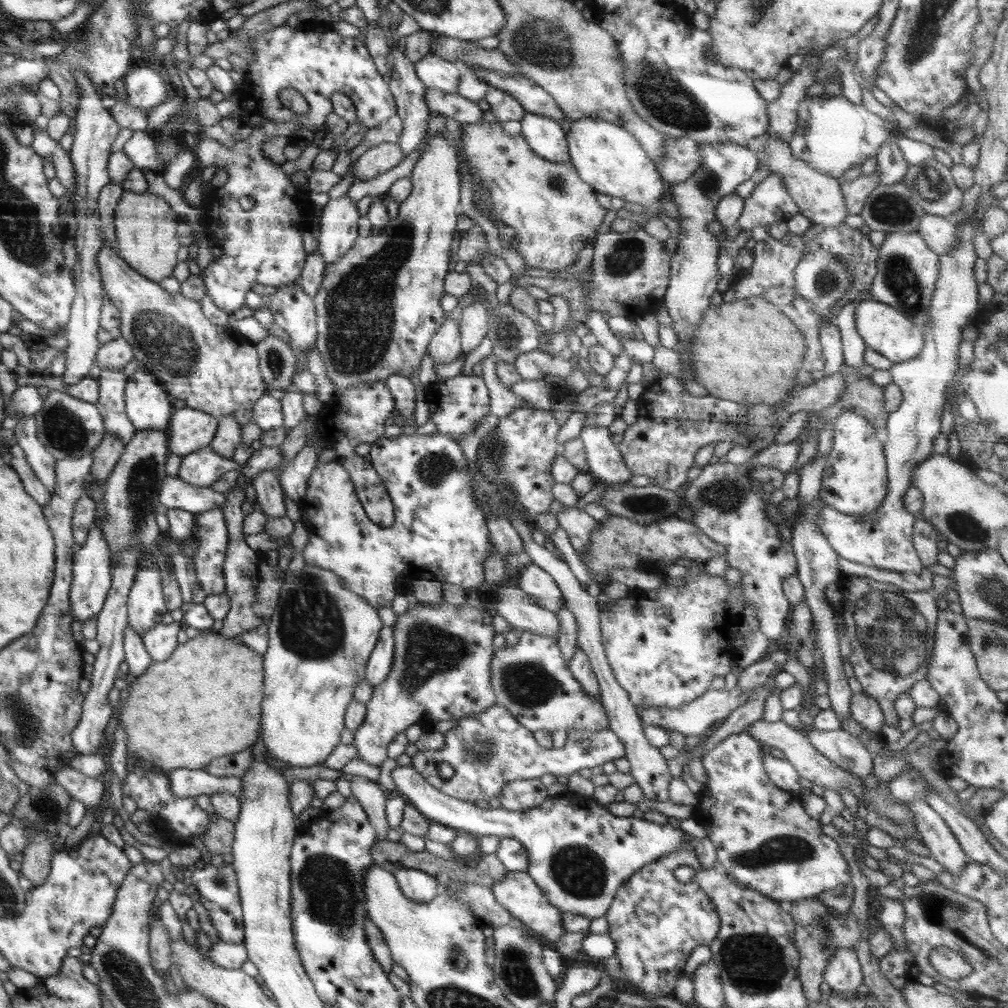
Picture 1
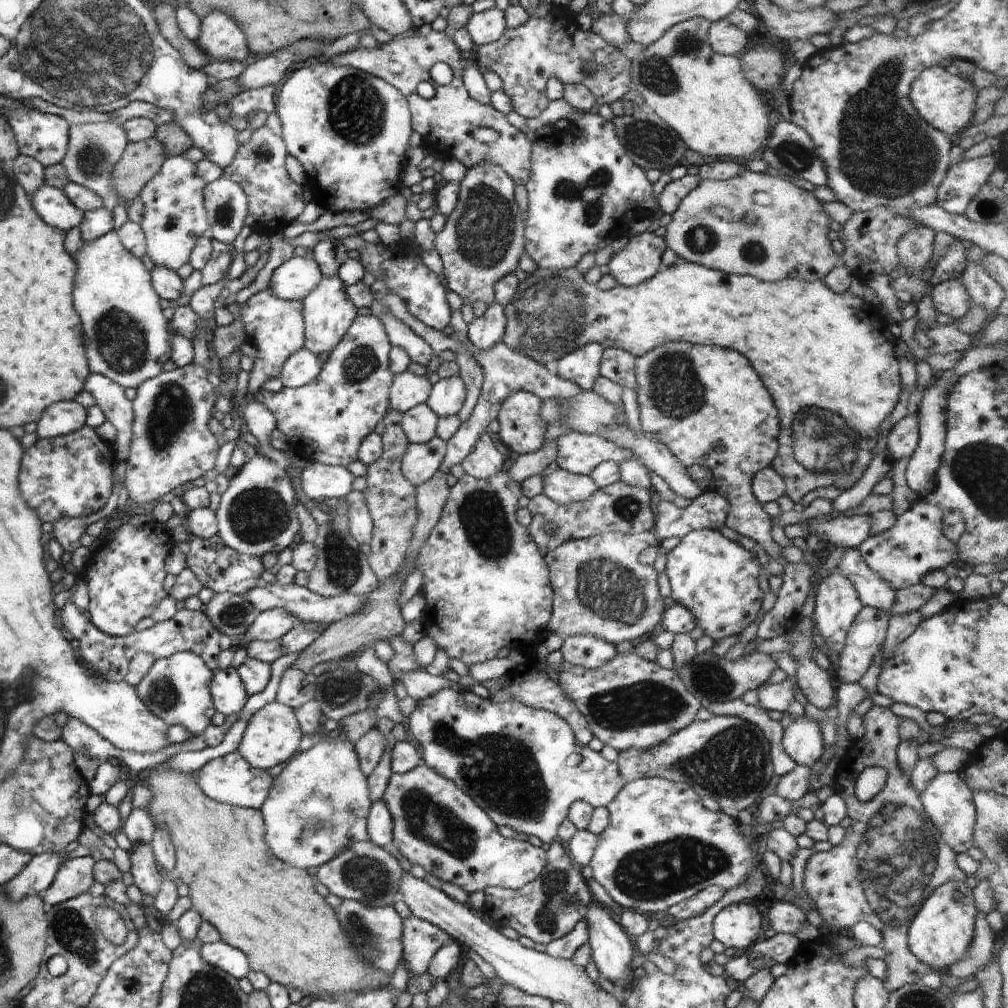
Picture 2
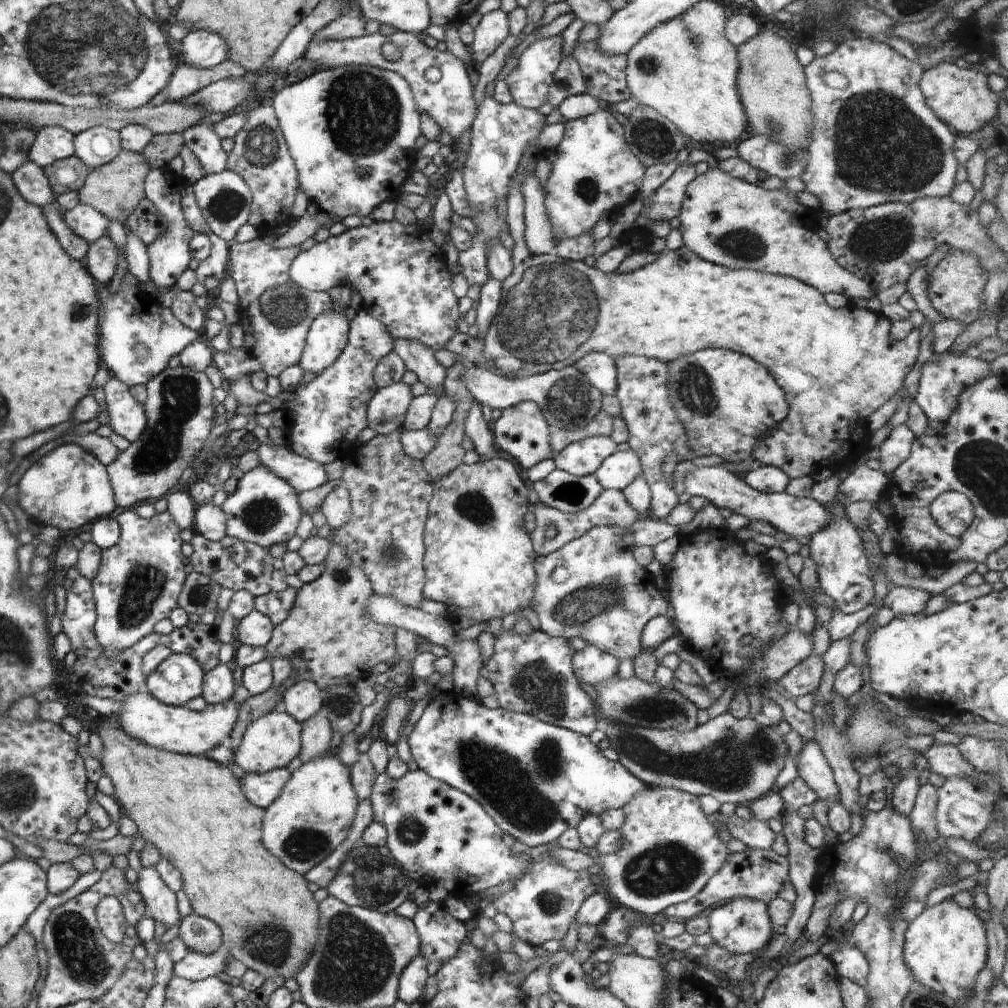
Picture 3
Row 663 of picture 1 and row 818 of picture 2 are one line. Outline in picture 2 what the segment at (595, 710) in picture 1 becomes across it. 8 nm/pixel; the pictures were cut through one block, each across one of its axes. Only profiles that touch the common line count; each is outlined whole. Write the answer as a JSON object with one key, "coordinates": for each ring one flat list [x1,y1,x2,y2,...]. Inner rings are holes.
{"coordinates":[[442,689,432,694,432,696,427,696,424,700,419,700,415,710,408,718,408,728,410,728,412,736,416,738,416,742,422,746,421,760,430,770,440,774,440,776,444,776,444,778,448,778,448,780,452,780,462,792,468,794,482,810,488,813,490,820,497,827,508,826,518,833,522,832,527,834,527,836,536,836,536,838,542,840,543,844,551,844,554,840,557,840,558,828,560,823,567,817,571,804,574,804,577,800,584,800,584,802,588,802,594,808,608,806,626,783,624,778,619,776,617,763,603,759,601,752,594,752,589,745,582,746,578,744,570,726,560,716,556,716,556,714,547,710,524,706,524,704,516,702,516,700,509,699,506,702,494,702,491,699,478,697,472,691]]}

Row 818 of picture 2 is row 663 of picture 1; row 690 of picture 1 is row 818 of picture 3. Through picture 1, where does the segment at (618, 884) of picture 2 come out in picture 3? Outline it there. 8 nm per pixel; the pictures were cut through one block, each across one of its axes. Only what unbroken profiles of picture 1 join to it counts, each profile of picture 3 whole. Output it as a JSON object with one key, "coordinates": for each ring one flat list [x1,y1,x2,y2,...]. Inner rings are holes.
{"coordinates":[[650,786,632,796,622,806,622,812,624,824,619,829,622,846,614,854,574,851,557,844,552,856,570,871,597,865,608,896,634,913,653,918,672,905,690,900,728,860,730,850,702,811,698,796,676,788]]}

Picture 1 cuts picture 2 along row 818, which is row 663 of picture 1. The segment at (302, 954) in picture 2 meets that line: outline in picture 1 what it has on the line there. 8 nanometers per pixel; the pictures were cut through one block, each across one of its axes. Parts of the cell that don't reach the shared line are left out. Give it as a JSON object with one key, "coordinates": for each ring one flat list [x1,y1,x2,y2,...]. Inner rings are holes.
{"coordinates":[[205,631,180,643,170,658,153,662,142,676,136,678,125,704,117,710,114,723,120,722,128,736,128,756,148,762,142,764,144,768,170,774,176,768,205,770,212,760,252,747,261,731,263,670,263,655,234,638]]}

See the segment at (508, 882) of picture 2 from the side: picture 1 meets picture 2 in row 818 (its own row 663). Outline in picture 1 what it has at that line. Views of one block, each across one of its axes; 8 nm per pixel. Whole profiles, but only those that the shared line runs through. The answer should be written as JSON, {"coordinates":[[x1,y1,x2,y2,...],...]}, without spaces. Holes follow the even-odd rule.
{"coordinates":[[418,602,414,607,411,604,409,609,404,613,395,616,395,623,393,625,393,637,395,640,393,663,390,672,387,674,386,679,382,681,378,687,374,688,374,693,370,698,370,701,365,704,367,707,366,717,362,722,362,725,354,732,354,747,356,747,356,754,362,761,369,765,376,767,381,766,387,760,387,747,392,743,394,737,398,733,405,733,409,726,422,722,430,721,451,721,453,719,462,719,464,717,474,716,478,713,486,711,486,709,495,706,496,700,494,700,494,692,490,688,490,663,493,657,495,648,492,646,492,639,494,638,494,627,492,626,492,616,483,611,478,605,472,606,469,603,456,607,455,605,446,604,446,602,439,602,438,604,429,604]]}

